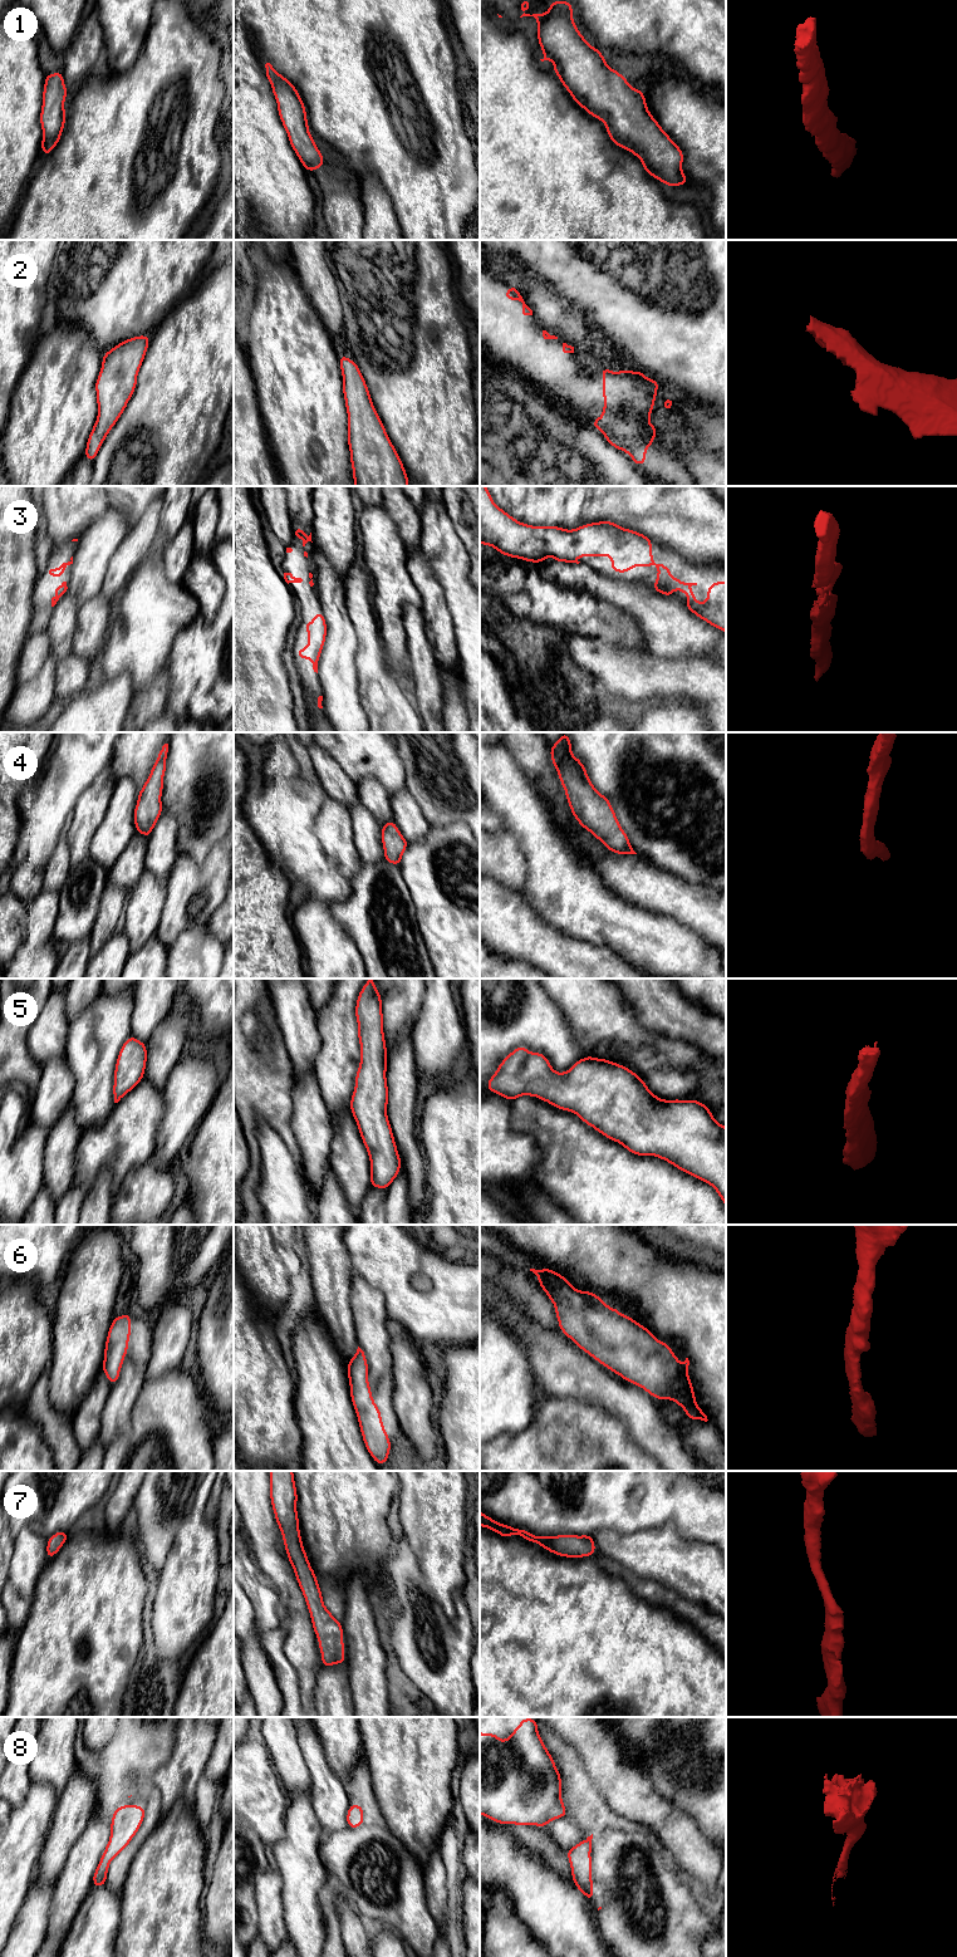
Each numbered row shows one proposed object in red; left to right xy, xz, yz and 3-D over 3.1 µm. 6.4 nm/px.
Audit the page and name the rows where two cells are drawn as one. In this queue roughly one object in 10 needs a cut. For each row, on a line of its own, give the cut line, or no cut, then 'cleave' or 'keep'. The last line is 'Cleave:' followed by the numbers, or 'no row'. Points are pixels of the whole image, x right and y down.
1: no cut | keep
2: no cut | keep
3: no cut | keep
4: no cut | keep
5: no cut | keep
6: no cut | keep
7: no cut | keep
8: no cut | keep
Cleave: no row

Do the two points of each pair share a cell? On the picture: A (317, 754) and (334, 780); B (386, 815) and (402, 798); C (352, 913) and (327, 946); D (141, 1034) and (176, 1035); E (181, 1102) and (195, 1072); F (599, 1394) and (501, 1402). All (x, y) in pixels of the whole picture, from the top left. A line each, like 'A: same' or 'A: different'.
A: same
B: different
C: different
D: different
E: same
F: different

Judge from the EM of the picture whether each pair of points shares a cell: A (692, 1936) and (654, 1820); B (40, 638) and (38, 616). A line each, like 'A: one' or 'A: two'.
A: two
B: one

